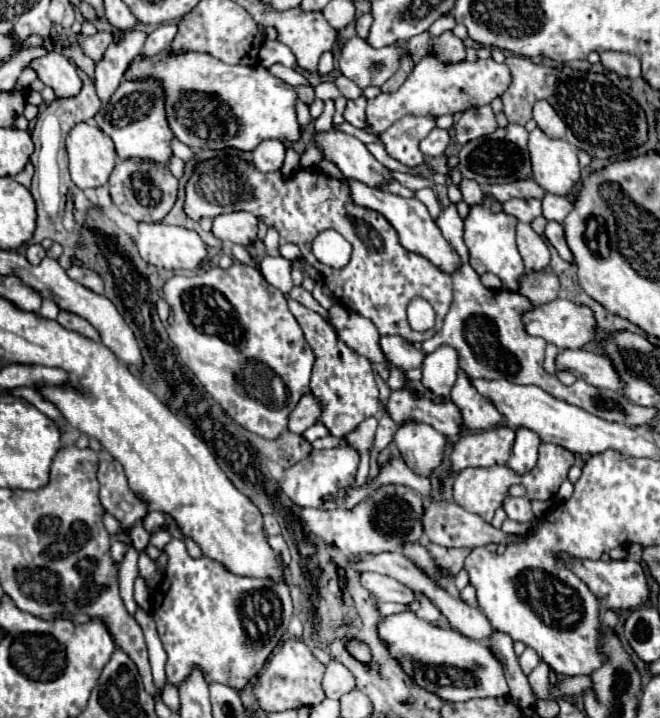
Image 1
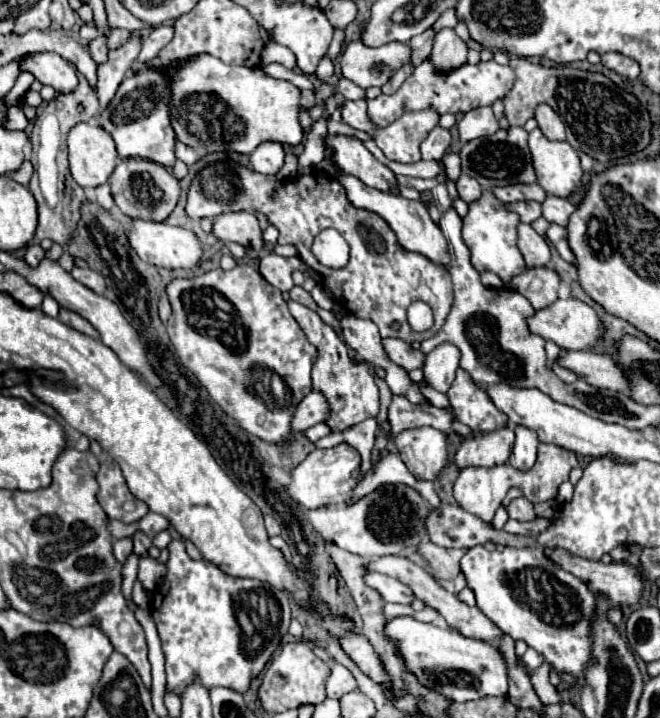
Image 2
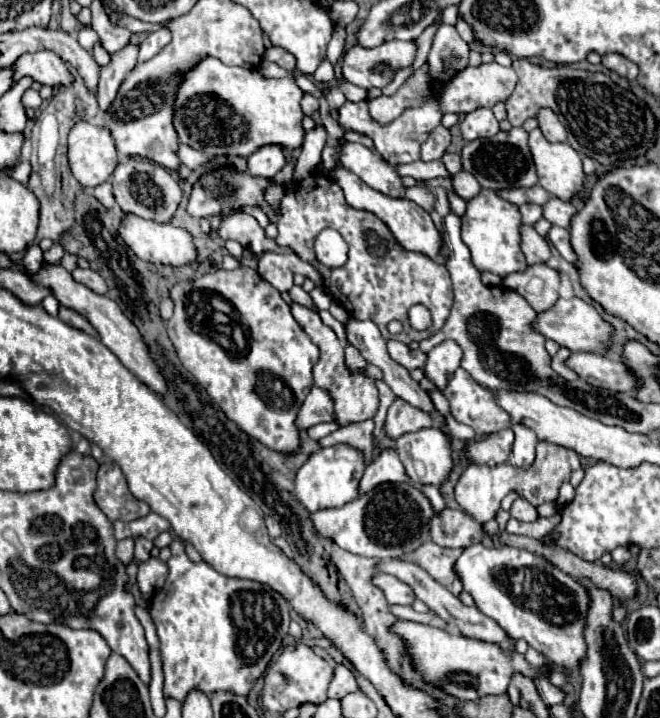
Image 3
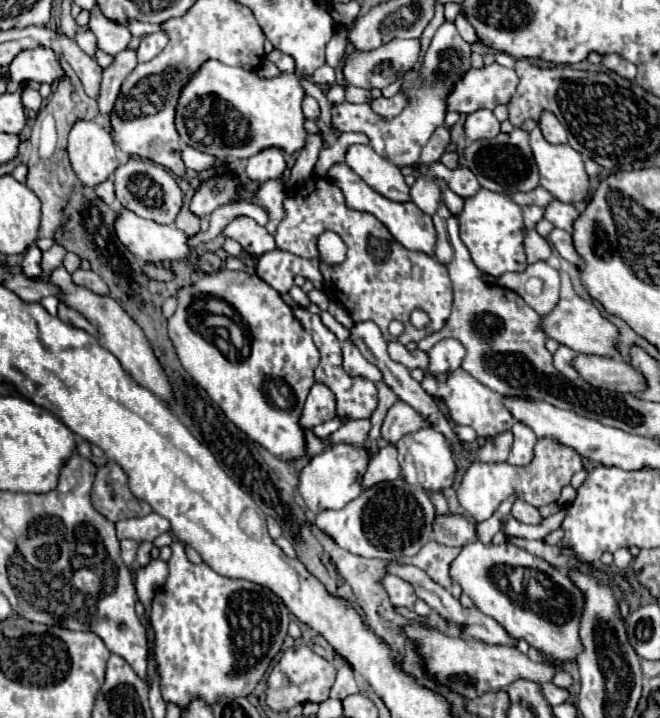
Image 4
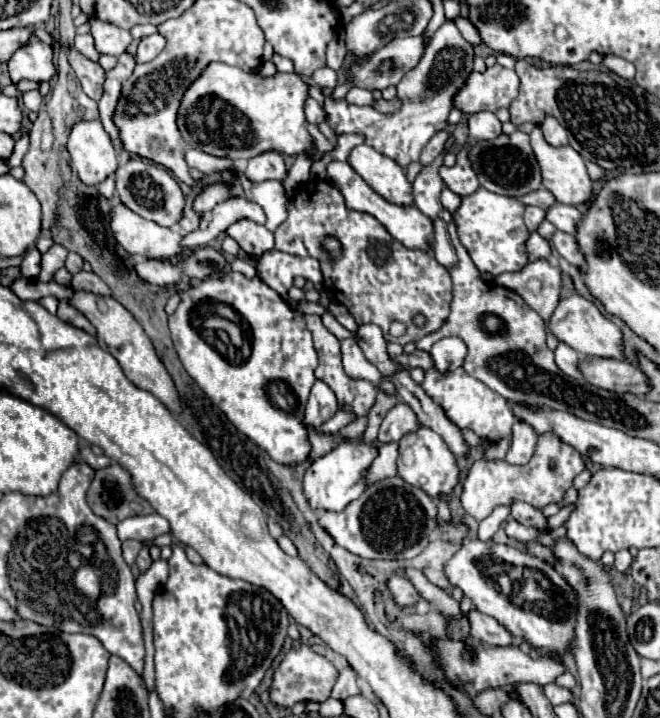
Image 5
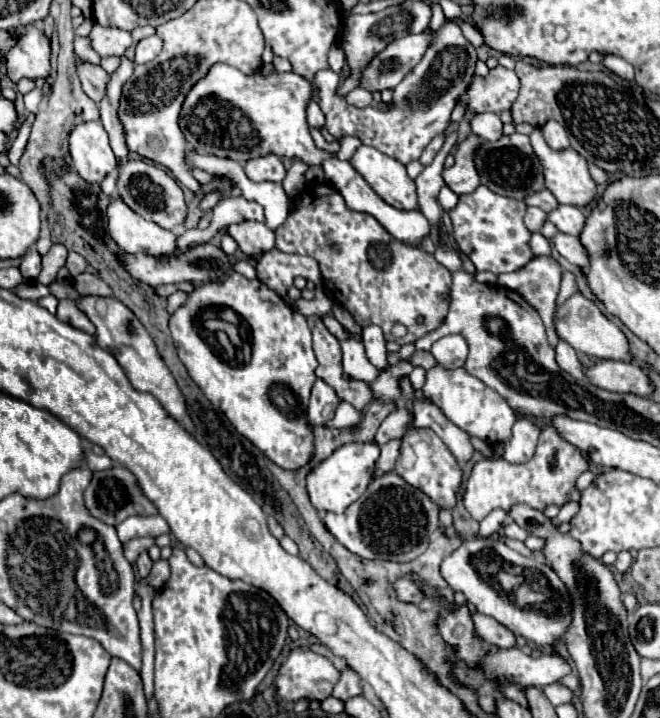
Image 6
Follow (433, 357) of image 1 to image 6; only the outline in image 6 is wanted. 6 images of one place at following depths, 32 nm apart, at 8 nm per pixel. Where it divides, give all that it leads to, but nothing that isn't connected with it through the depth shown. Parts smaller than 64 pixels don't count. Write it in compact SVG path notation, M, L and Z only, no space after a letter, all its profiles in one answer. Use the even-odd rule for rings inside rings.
M460 334L444 336L434 344L434 358L444 368L464 366L466 356L468 356L468 344L466 344L464 336L460 336Z

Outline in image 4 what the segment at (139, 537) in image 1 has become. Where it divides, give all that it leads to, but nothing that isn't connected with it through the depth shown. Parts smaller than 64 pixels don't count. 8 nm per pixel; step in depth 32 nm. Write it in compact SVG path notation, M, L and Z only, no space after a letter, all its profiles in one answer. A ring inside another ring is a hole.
M140 542L140 548L138 548L138 556L136 556L136 564L138 566L146 566L150 562L150 550L152 550L152 542Z

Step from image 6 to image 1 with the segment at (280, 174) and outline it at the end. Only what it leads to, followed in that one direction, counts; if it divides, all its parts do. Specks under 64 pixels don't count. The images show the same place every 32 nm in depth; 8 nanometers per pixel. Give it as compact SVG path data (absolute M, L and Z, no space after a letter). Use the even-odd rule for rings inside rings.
M264 140L252 152L252 164L260 172L276 172L284 164L284 154L286 154L286 148L280 140Z

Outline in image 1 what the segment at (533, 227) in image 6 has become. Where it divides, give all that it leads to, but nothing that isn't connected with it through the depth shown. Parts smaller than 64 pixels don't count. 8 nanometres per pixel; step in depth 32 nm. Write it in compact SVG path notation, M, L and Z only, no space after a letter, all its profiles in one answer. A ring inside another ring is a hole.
M508 200L502 204L504 206L504 212L516 216L520 222L532 222L534 218L538 218L542 214L542 208L540 208L540 200Z

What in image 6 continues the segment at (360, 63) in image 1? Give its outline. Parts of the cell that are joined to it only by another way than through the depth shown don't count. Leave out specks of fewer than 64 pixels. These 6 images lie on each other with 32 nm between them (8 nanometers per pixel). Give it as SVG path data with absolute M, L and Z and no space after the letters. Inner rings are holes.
M422 32L390 42L364 70L360 86L368 92L380 92L384 88L392 90L422 60L432 38L434 34Z

